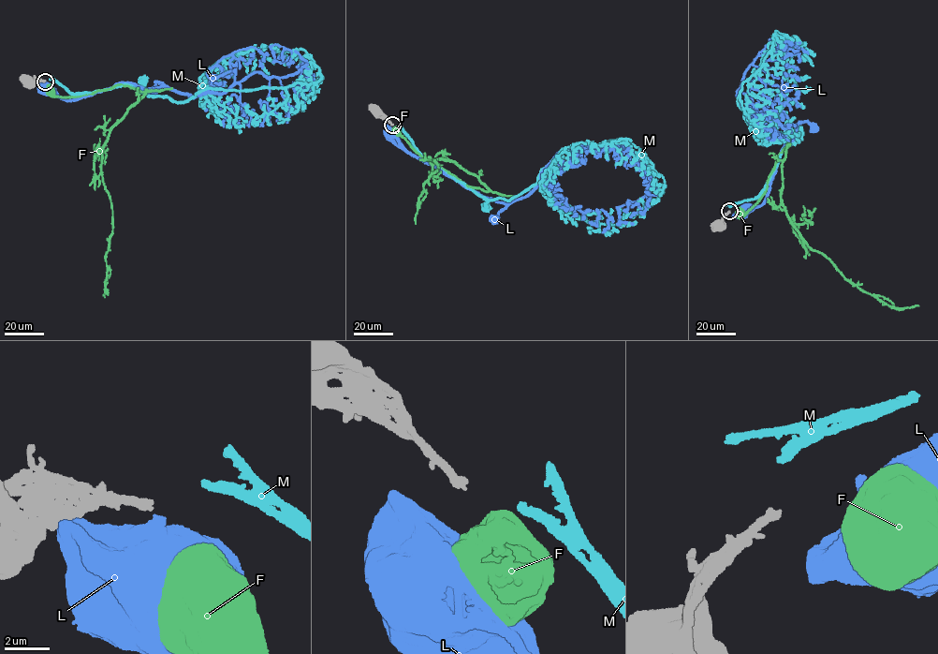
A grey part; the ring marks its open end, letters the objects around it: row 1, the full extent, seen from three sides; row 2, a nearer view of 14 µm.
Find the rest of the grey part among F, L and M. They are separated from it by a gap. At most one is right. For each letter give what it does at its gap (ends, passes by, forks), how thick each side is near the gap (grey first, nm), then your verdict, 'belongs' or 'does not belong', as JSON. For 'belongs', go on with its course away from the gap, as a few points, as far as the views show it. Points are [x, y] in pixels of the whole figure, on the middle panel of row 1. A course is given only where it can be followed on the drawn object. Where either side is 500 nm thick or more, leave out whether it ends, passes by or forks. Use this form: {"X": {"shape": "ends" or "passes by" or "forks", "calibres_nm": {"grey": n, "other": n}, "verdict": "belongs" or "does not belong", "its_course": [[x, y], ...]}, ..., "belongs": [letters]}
{"F": {"calibres_nm": {"grey": 320, "other": 750}, "verdict": "does not belong"}, "L": {"calibres_nm": {"grey": 320, "other": 800}, "verdict": "does not belong"}, "M": {"shape": "ends", "calibres_nm": {"grey": 320, "other": 360}, "verdict": "does not belong"}, "belongs": []}

